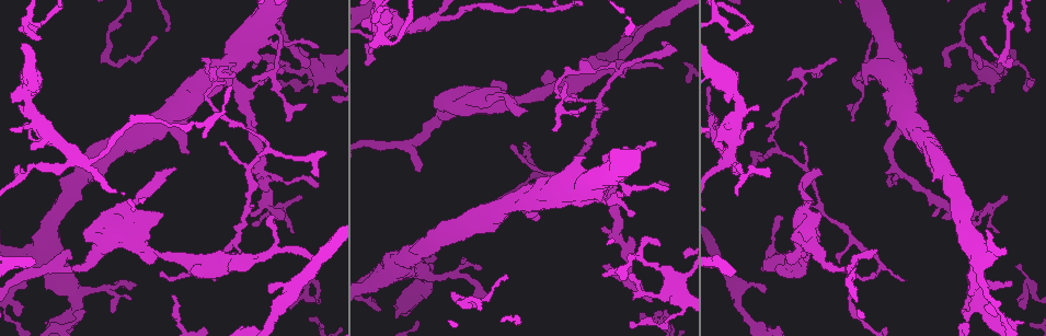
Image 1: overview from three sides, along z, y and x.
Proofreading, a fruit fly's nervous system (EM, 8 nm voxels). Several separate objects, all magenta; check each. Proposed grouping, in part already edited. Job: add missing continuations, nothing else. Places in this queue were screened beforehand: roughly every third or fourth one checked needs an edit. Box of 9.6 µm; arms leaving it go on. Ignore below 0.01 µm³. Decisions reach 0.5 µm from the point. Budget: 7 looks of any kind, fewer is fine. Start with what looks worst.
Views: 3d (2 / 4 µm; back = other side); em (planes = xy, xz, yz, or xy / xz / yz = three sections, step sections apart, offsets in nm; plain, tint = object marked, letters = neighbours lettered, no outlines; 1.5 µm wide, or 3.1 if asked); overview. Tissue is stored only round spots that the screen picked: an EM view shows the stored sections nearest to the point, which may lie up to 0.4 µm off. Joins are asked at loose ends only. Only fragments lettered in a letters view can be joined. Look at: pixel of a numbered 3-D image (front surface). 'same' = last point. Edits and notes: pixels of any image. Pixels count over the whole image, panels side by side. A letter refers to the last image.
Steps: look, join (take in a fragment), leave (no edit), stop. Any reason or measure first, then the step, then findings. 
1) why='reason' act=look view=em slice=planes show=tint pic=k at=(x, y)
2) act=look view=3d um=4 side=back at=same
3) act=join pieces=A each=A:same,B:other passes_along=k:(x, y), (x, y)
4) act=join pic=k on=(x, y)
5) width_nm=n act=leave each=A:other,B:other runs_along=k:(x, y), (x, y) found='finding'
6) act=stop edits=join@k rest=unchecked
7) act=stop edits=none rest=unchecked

why='branch stops here' act=look view=em slice=planes show=tint pic=1 at=(765, 291)

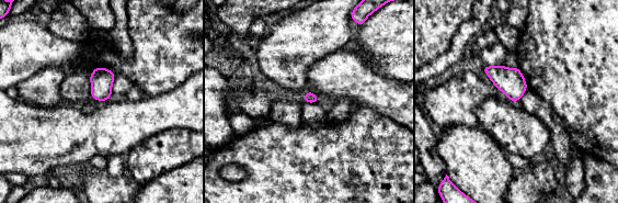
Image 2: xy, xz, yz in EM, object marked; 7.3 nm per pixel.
act=look view=em slice=planes show=letters at=same

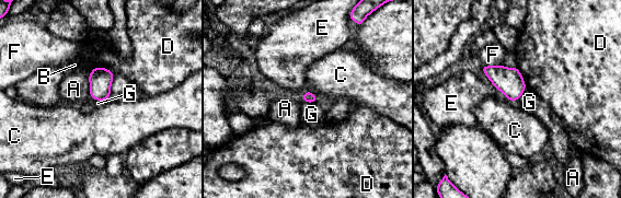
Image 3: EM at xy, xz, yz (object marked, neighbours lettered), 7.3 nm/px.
act=leave each=A:other,B:other,C:other,D:other,E:other,F:other,G:other border=3:(300, 96), (306, 102), (317, 102) found='none of them fits'

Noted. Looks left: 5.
act=look view=3d um=4 pic=1 at=(418, 171)

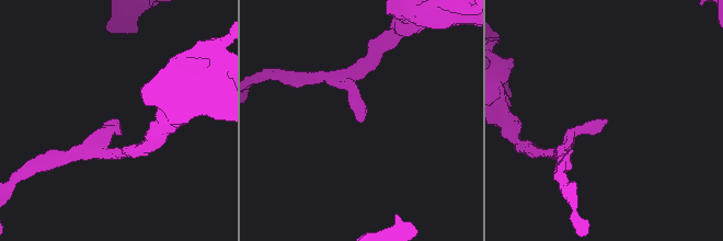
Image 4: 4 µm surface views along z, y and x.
why='shape alone is not enough' act=look view=em slice=xz step=4 show=plain pic=4 at=(607, 120)

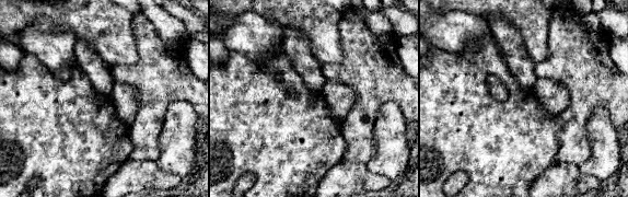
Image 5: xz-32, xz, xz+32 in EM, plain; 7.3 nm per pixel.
why='see the neighbours' act=look view=em slice=xz step=4 show=letters at=same

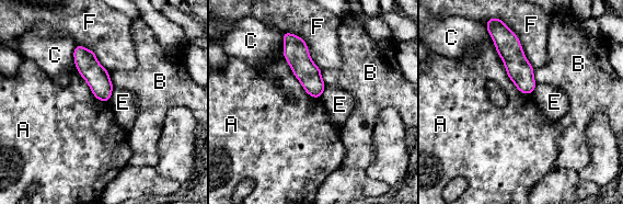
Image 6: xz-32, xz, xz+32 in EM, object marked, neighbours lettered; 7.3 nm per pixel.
act=leave each=A:other,B:other,C:other,E:other,F:other border=6:(114, 88), (108, 101) found='no lettered fragment goes on from it'

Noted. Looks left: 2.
why='tapers out' act=look view=em slice=xz step=8 show=letters pic=1 at=(756, 151)

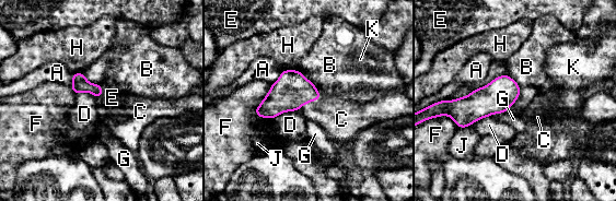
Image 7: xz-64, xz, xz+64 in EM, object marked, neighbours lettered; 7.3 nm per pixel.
width_nm=110 act=join pieces=C each=A:other,B:other,C:same,D:other,E:other,F:other,G:other,H:other,J:other,K:other passes_along=7:(291, 91), (311, 101), (339, 118) found='it goes on there'

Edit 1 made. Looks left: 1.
act=stop edits=join@7 rest=unchecked

